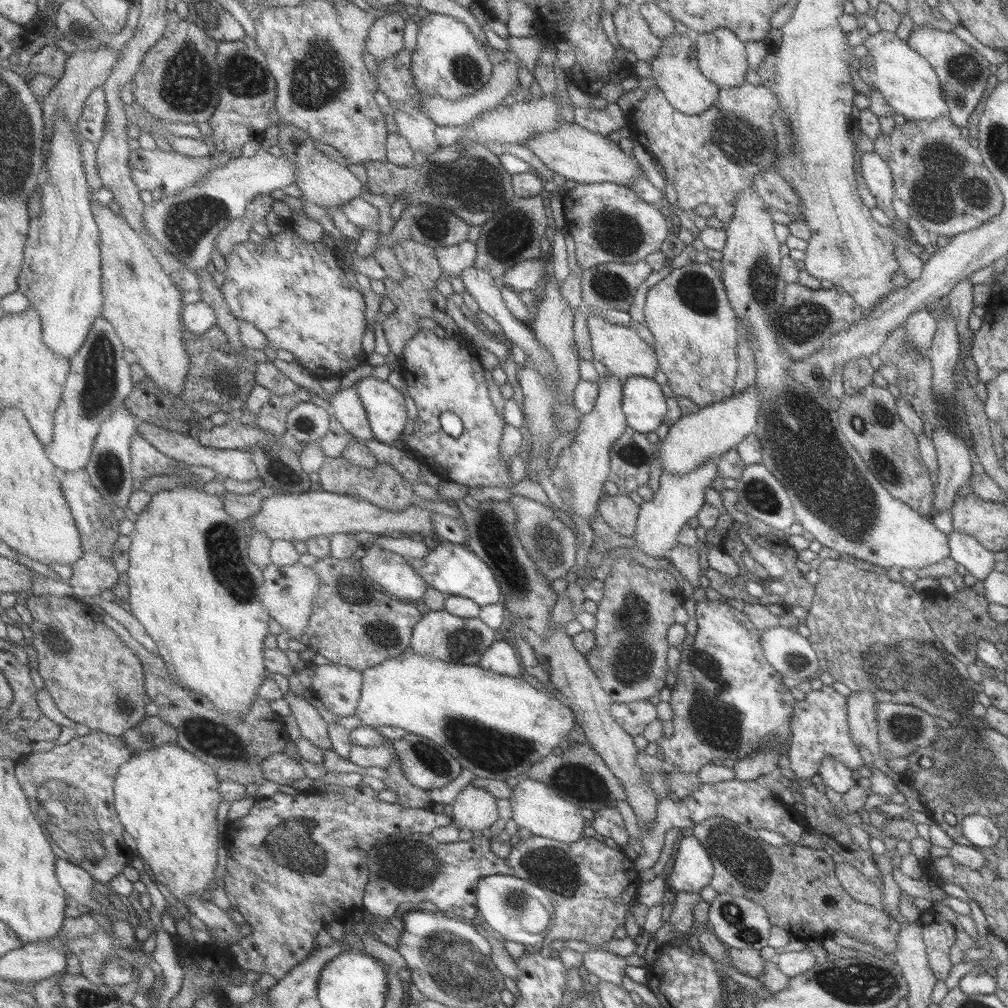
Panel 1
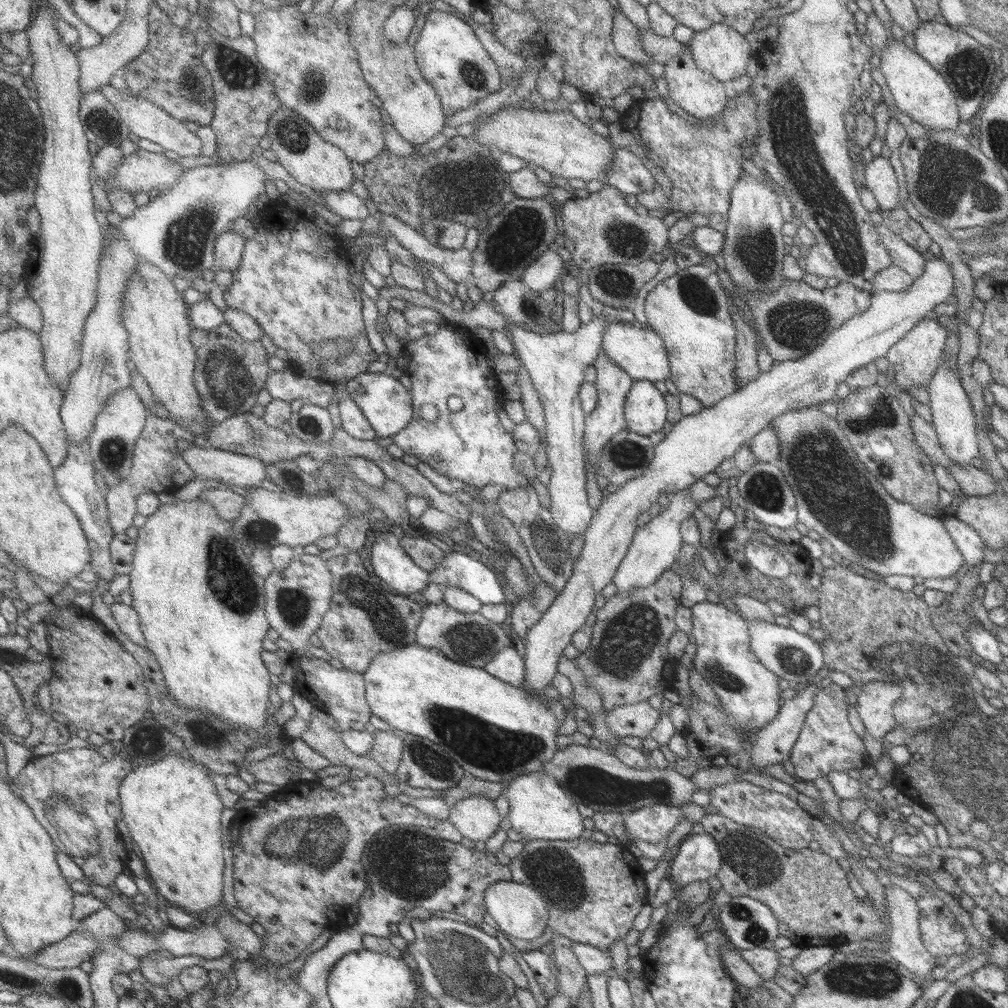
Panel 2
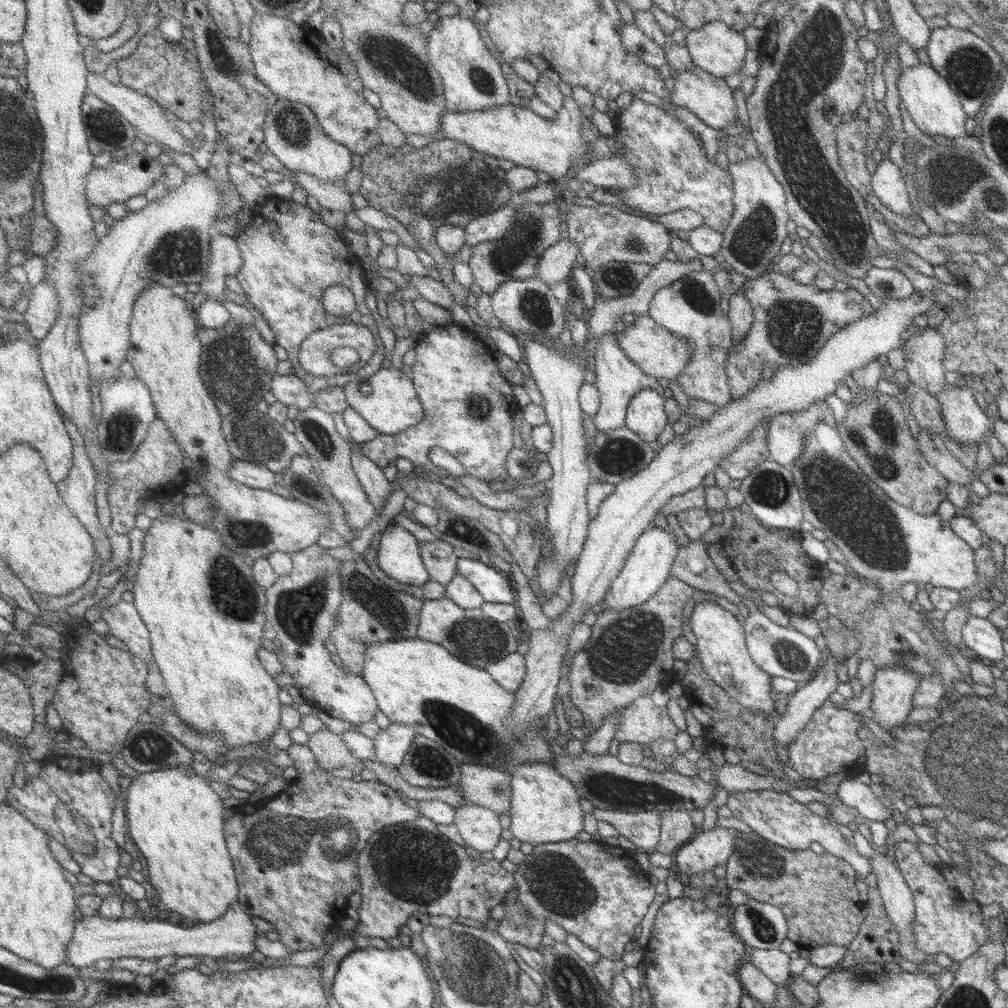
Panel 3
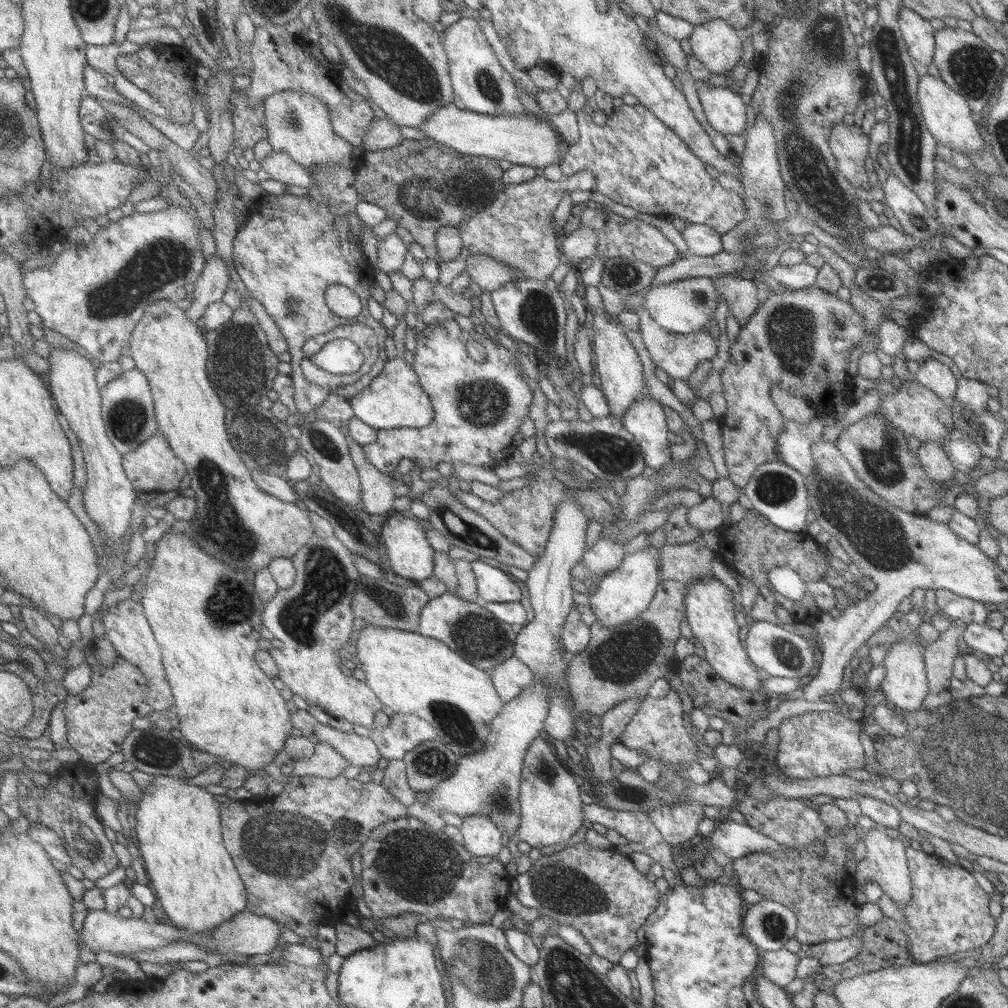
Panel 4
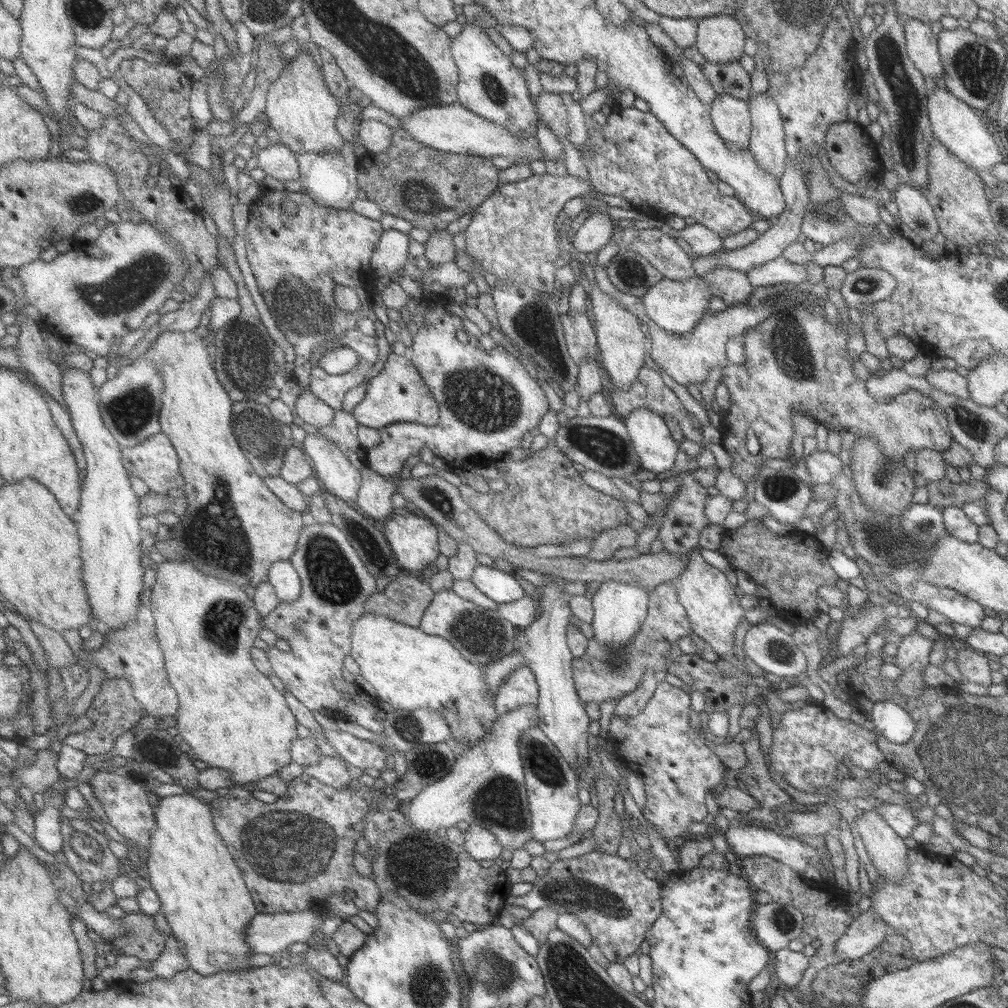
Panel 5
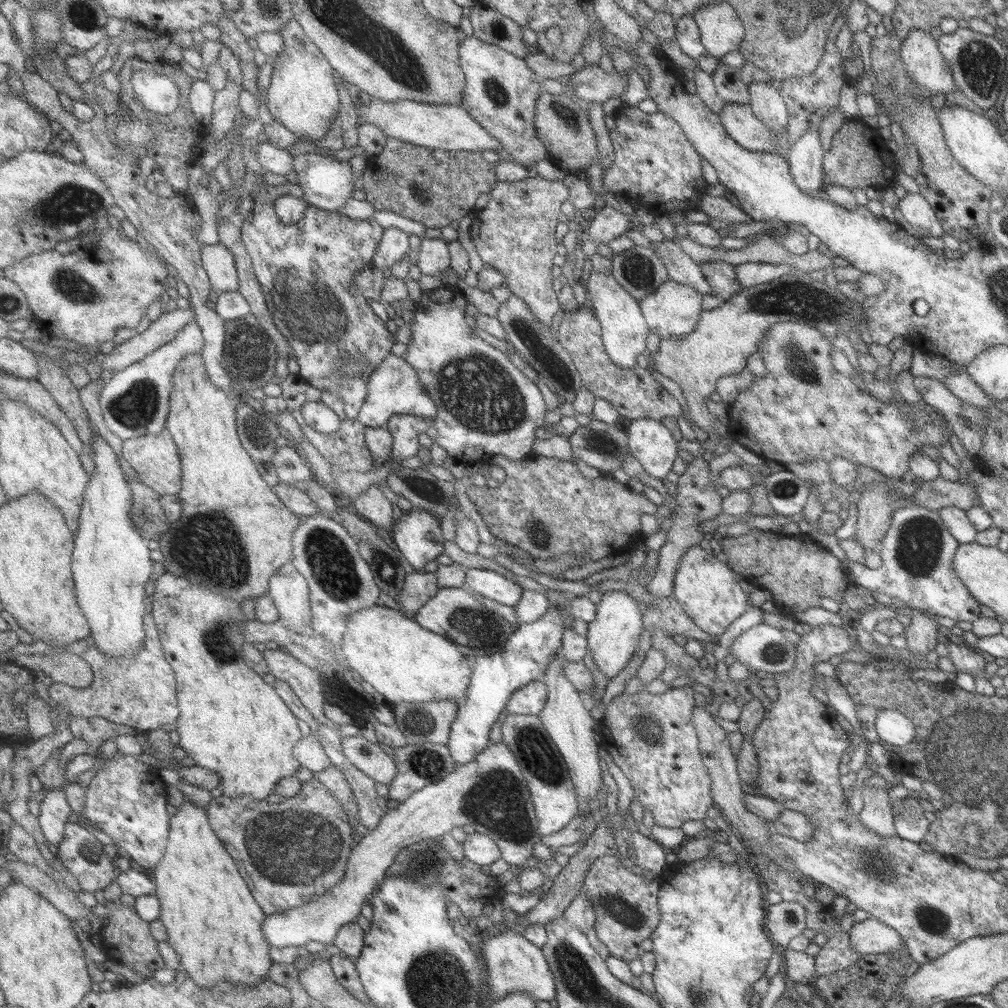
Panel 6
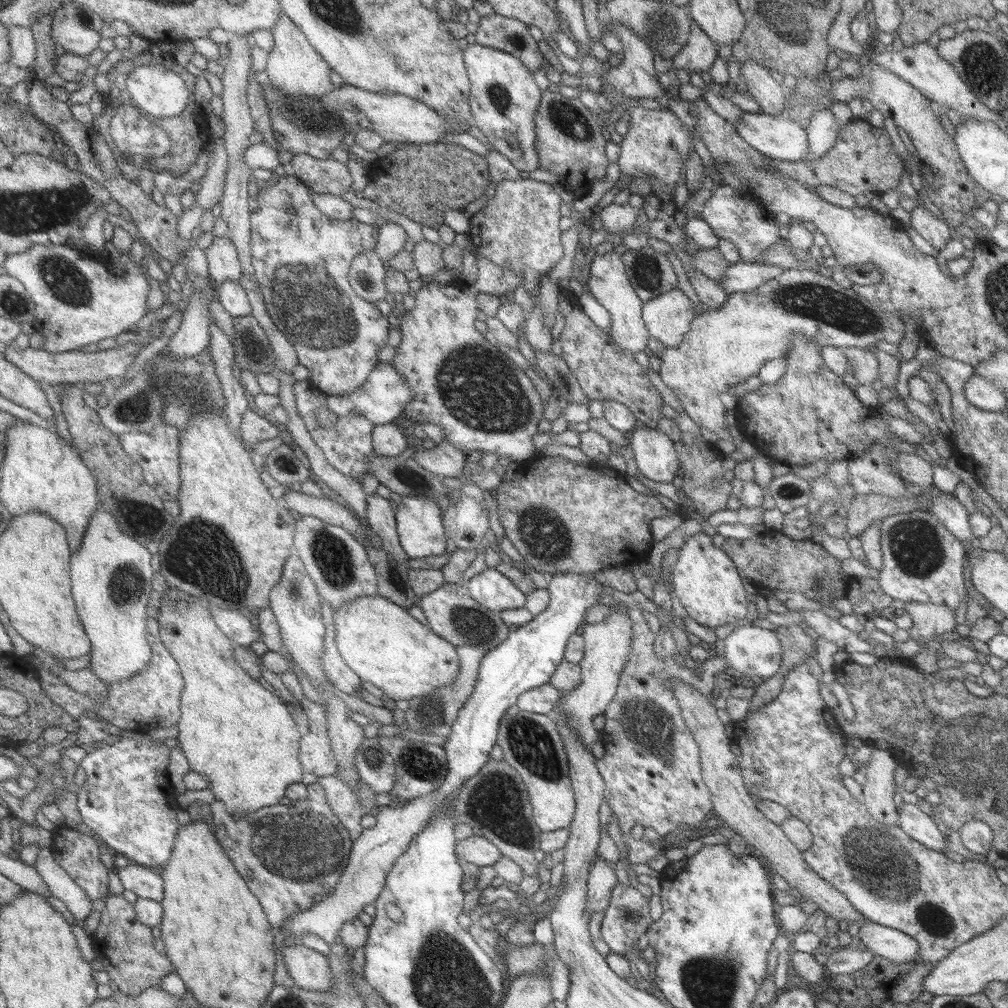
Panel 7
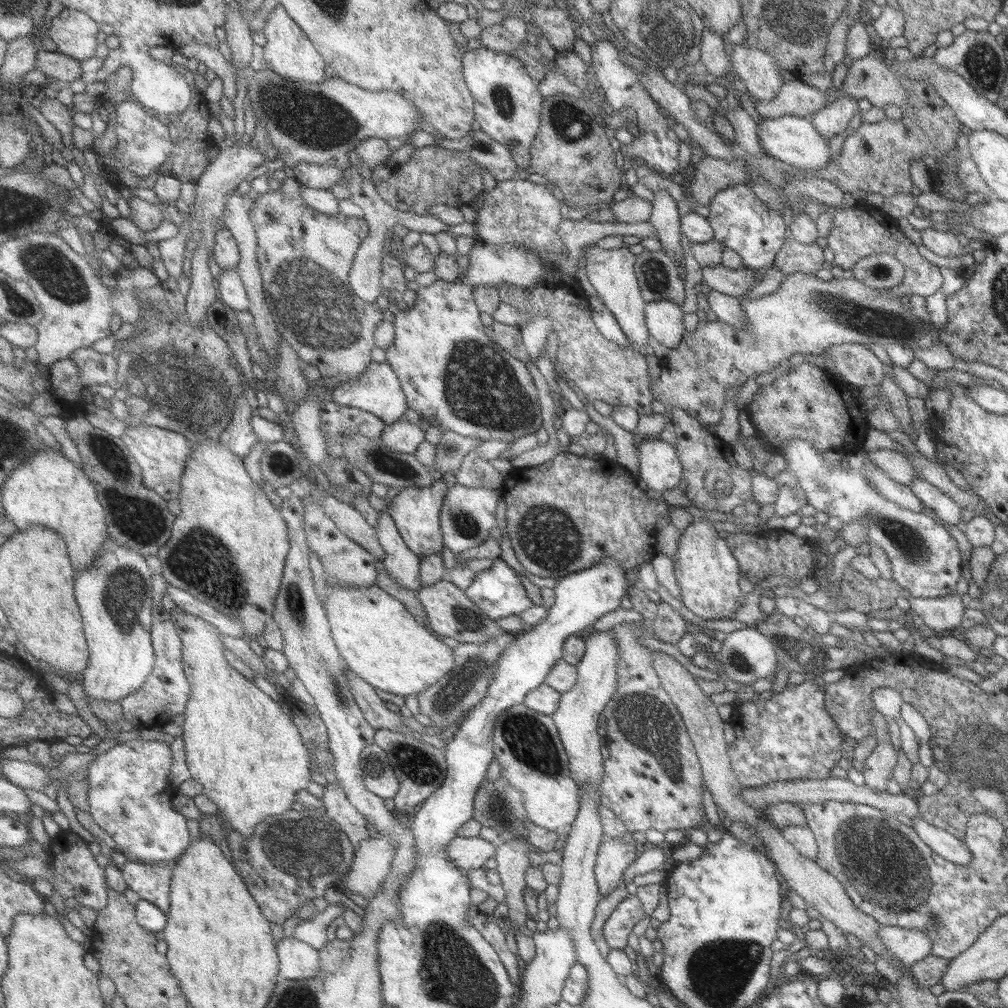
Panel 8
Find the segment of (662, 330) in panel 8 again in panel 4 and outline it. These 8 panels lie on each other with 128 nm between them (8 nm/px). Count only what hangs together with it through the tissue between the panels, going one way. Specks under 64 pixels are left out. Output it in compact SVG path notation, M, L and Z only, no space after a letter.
M687 278L659 286L651 286L642 296L642 307L649 313L651 320L661 328L674 334L691 334L705 330L707 322L713 318L713 311L718 304L718 294L715 293L715 286L712 279Z

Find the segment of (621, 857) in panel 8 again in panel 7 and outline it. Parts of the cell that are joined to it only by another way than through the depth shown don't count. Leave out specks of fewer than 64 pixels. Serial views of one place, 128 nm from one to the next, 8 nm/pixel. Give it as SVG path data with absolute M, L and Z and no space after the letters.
M599 858L589 867L584 905L590 914L604 910L616 882L614 870L608 865L608 861Z

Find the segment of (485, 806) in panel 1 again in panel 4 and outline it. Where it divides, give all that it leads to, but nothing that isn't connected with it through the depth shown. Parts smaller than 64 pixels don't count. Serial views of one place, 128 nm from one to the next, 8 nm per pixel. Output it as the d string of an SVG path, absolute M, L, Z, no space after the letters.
M481 814L463 819L461 832L464 836L463 846L475 856L497 855L501 848L501 832L495 824Z

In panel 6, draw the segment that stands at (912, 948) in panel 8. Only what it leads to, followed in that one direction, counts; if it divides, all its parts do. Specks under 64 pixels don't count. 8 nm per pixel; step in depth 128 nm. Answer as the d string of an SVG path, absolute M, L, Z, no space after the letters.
M867 917L848 931L850 947L861 956L888 954L904 946L901 937L879 921Z

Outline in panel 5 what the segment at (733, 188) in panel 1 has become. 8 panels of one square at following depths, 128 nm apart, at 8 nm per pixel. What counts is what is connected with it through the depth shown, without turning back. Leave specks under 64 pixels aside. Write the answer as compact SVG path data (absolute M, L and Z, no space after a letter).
M614 103L605 125L599 126L590 115L584 114L588 130L588 148L580 150L591 186L599 194L621 197L638 213L653 220L665 219L668 216L678 216L682 219L692 218L695 224L705 226L721 239L739 233L749 227L755 219L745 206L734 197L719 195L716 185L707 179L706 169L699 161L676 139L665 130L665 127L649 112L642 112L635 107L621 108Z

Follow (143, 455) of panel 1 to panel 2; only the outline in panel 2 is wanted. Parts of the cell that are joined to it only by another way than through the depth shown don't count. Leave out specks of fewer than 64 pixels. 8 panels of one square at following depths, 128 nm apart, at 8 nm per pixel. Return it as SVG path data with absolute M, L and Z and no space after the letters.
M151 414L147 424L136 442L134 461L128 478L123 479L118 485L108 489L106 503L110 510L110 523L116 534L127 532L138 513L137 498L146 493L166 493L174 495L179 492L187 482L196 479L194 470L188 465L185 457L177 451L177 440L186 439L193 443L198 441L194 433L175 423L171 418L160 418Z

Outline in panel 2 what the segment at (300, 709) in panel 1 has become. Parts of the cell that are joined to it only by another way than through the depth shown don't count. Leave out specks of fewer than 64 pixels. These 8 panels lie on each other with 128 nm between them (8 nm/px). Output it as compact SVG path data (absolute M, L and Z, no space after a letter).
M311 714L309 728L302 733L301 739L331 762L331 766L345 766L349 769L358 769L369 777L377 777L385 784L398 784L396 775L383 770L375 760L366 756L358 756L345 747L342 734L327 726Z

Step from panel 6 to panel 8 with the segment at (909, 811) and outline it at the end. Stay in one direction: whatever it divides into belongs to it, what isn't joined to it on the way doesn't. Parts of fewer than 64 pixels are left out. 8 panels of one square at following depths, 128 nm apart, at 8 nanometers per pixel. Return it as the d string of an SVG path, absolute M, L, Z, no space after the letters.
M921 818L911 819L909 826L918 838L942 859L953 864L967 864L972 859L972 854L963 841L959 842L951 834L929 825Z

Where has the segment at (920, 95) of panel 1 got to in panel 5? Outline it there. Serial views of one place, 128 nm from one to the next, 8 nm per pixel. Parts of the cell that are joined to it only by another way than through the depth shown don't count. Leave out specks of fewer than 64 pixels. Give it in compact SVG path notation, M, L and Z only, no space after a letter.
M931 87L933 91L926 98L926 113L932 136L935 137L955 158L958 158L966 167L981 172L1005 162L998 144L987 131L986 119L977 114L974 108L967 106L947 90Z

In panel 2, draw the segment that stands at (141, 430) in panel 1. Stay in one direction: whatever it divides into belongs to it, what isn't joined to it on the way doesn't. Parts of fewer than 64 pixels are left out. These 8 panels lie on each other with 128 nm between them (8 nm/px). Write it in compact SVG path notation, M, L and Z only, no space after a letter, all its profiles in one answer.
M190 443L180 452L194 470L197 480L226 482L235 488L259 488L268 479L267 467L262 460L227 452L205 443Z

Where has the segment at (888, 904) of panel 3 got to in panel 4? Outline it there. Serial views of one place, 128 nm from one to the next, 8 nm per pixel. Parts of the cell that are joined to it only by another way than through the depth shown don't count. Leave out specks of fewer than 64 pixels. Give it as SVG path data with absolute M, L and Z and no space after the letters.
M881 827L871 828L862 838L865 845L865 856L856 863L855 876L852 877L853 882L858 888L861 888L865 880L874 880L879 886L882 894L888 896L891 902L900 908L907 904L910 899L910 876L908 875L908 865L905 861L905 853L903 844L893 838L889 838Z

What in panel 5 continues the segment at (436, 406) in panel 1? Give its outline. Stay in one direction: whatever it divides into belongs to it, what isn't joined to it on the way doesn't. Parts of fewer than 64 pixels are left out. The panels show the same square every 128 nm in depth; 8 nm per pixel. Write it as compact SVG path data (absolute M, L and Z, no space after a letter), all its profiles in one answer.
M433 294L429 297L422 296L421 301L425 303L427 311L423 314L425 321L412 336L414 343L411 360L439 402L440 419L435 426L425 426L416 422L396 422L380 429L382 441L368 449L368 466L375 472L395 480L404 468L403 464L407 462L407 458L419 454L423 448L429 448L435 456L445 460L447 465L454 469L479 471L481 467L493 464L497 457L509 452L511 448L517 448L521 436L535 428L539 419L549 410L547 399L543 390L537 386L537 381L533 380L533 377L525 372L525 368L505 350L483 350L479 339L467 332L459 316L455 316L446 308L449 302L453 303L449 297Z

